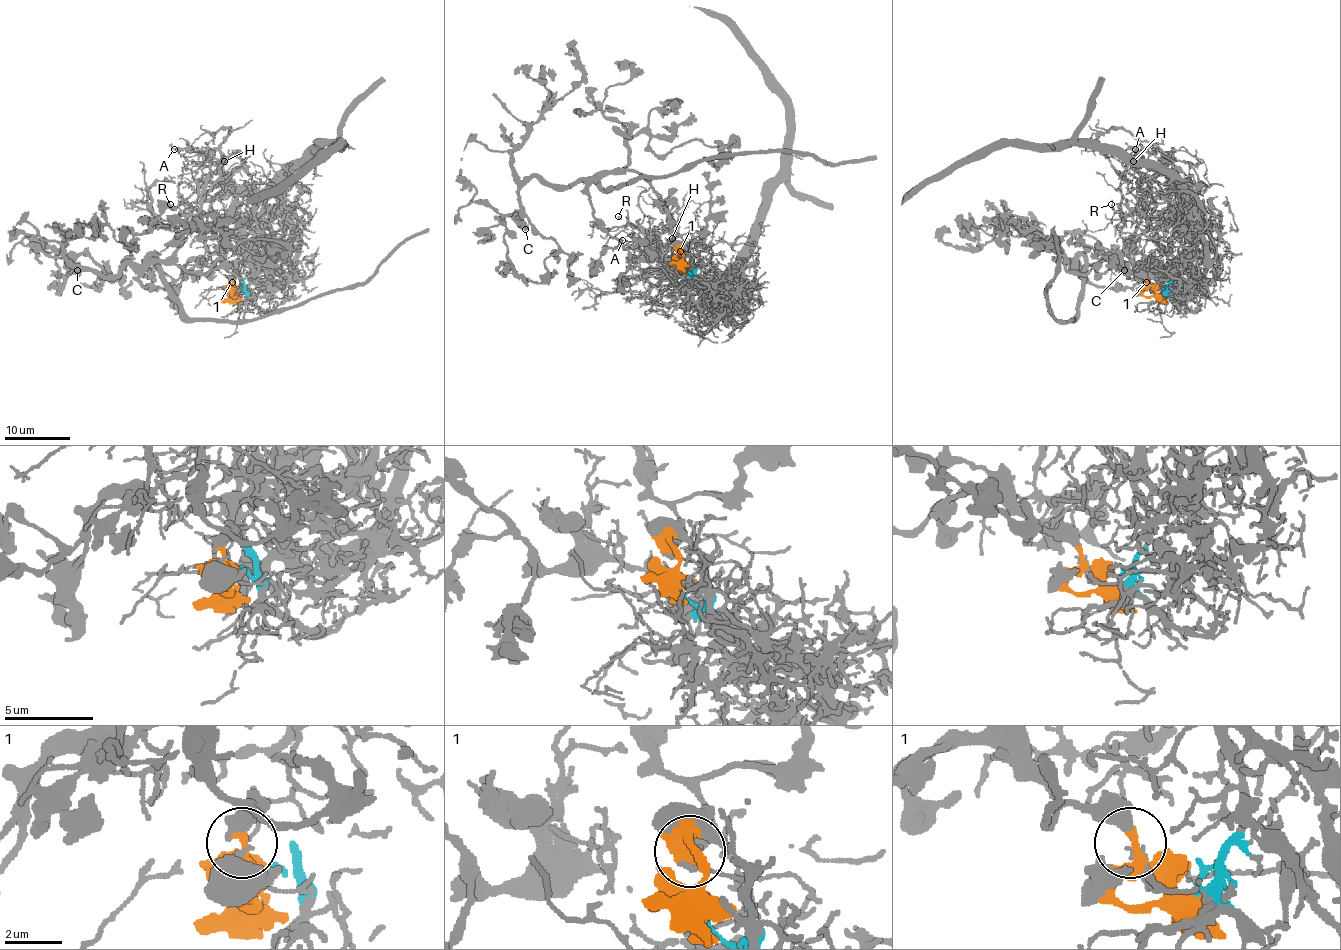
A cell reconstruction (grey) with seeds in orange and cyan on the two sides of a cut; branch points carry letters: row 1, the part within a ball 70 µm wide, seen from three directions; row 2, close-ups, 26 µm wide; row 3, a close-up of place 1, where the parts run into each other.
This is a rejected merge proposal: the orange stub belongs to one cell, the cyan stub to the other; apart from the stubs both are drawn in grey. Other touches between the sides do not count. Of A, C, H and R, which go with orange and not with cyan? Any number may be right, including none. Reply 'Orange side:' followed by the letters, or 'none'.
Orange side: C

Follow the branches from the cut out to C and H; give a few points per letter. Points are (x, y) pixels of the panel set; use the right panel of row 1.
C: (1161, 293), (1113, 259), (1082, 274), (1066, 264), (1077, 264), (1079, 275), (1072, 269), (1112, 259), (1123, 270)
H: (1161, 293), (1172, 272), (1169, 257), (1172, 229), (1161, 218), (1169, 208), (1169, 180), (1141, 159), (1133, 161)

